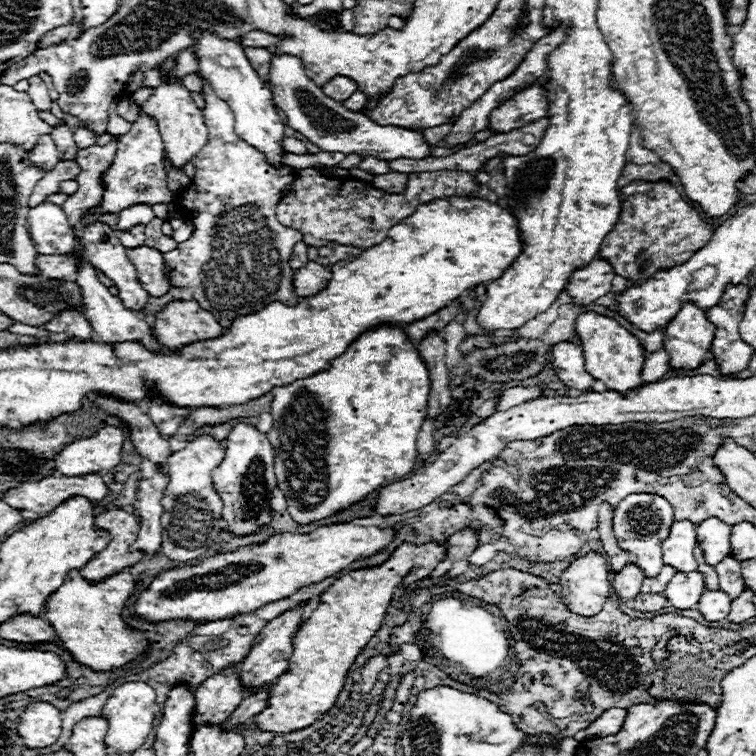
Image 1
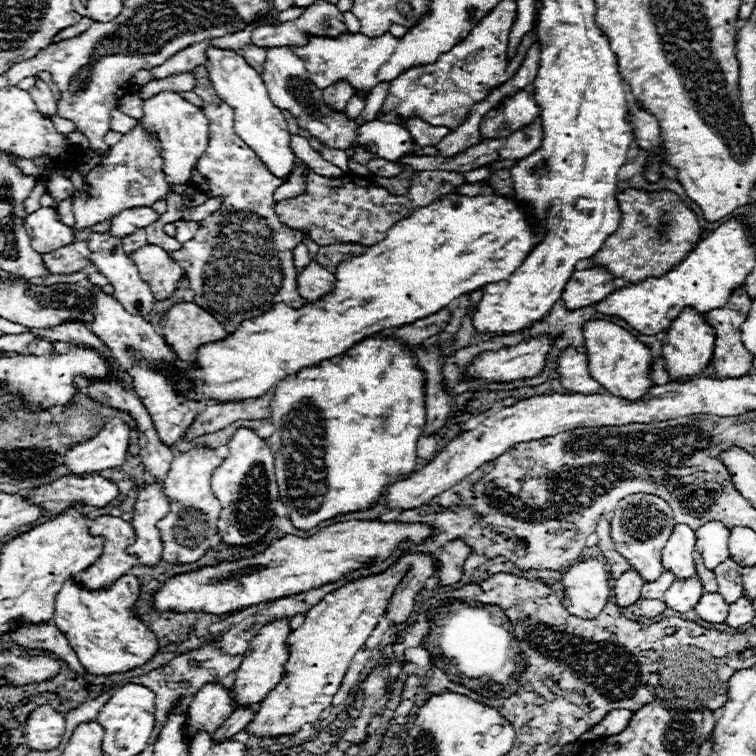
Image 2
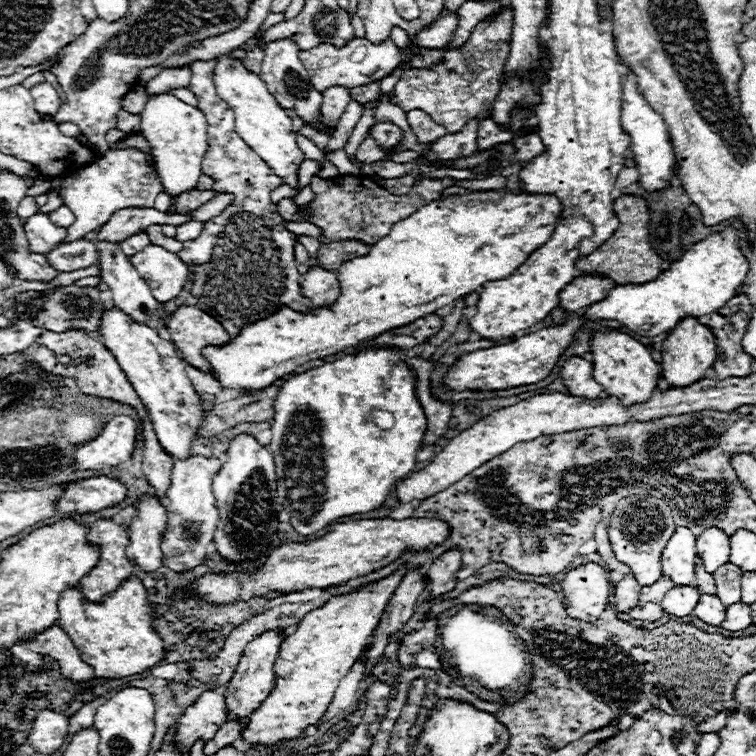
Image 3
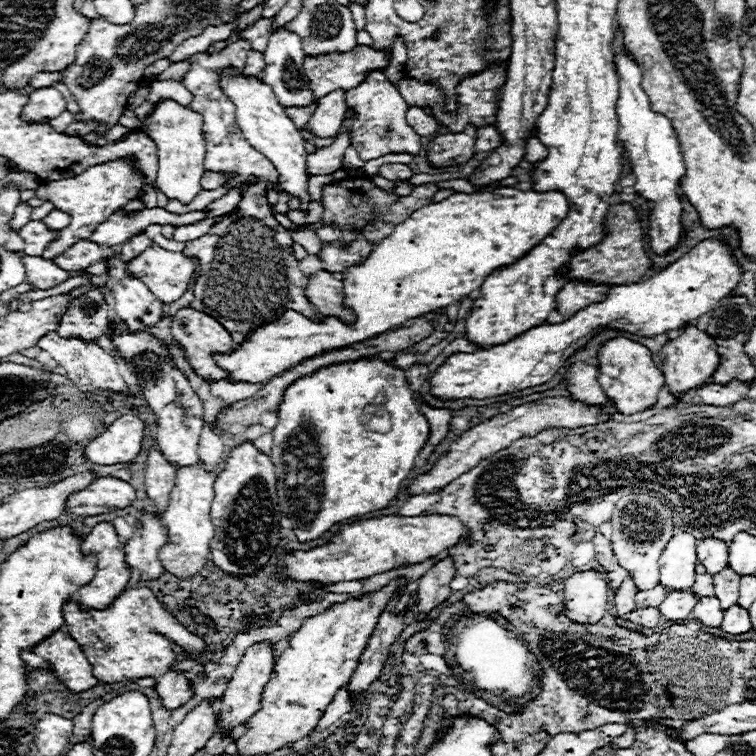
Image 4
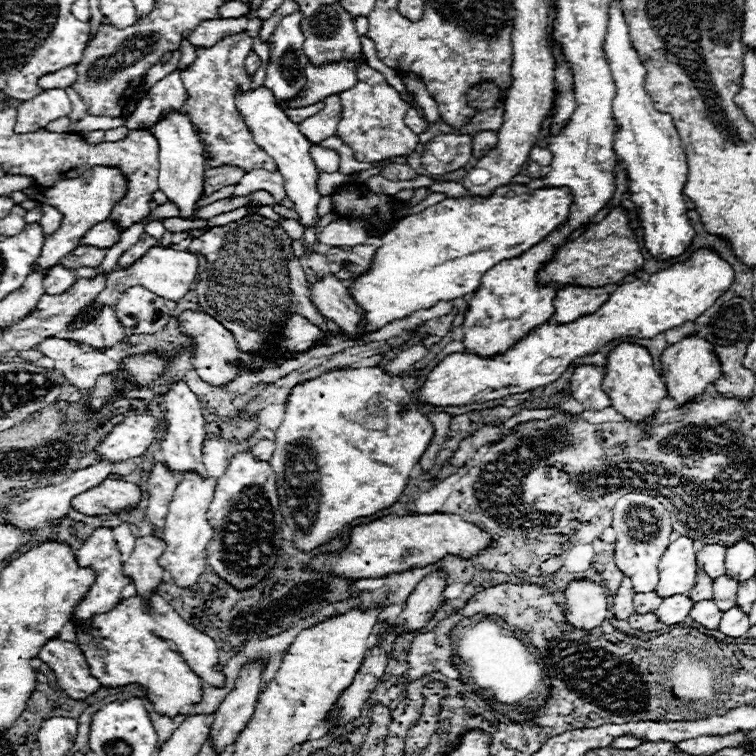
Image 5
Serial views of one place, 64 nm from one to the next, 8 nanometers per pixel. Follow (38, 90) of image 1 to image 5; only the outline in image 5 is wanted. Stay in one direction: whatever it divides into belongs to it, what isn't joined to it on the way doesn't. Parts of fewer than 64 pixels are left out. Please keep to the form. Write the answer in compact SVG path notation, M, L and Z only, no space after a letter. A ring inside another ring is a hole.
M60 88L44 90L42 94L34 96L32 100L24 102L18 108L14 132L18 134L36 132L38 128L46 128L52 120L70 116L70 112L72 112L72 102L64 90Z

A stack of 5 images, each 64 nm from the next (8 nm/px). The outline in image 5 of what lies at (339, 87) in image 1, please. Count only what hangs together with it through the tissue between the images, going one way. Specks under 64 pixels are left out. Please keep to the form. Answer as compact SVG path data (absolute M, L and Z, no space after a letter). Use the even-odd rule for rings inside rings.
M332 94L332 96L326 98L326 108L320 110L316 116L310 116L310 118L302 120L298 124L298 128L302 128L302 134L312 144L318 144L318 142L322 142L322 140L326 140L326 138L336 134L340 112L342 112L340 100L338 100L336 94Z

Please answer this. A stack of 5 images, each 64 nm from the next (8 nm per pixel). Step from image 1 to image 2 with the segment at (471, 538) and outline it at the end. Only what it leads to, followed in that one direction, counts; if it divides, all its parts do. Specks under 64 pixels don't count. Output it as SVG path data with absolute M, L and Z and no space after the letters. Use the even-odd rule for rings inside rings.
M460 538L448 542L446 548L442 548L436 554L436 576L440 580L438 582L440 586L452 586L460 580L462 566L468 554L470 554L470 548Z

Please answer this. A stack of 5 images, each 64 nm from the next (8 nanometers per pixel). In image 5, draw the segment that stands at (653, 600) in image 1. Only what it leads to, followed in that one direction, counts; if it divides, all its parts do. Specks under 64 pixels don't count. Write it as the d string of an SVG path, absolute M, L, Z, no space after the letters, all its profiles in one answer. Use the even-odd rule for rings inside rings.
M648 612L648 614L632 614L628 618L628 624L636 630L642 630L642 632L654 632L660 628L660 622L656 618L654 612Z

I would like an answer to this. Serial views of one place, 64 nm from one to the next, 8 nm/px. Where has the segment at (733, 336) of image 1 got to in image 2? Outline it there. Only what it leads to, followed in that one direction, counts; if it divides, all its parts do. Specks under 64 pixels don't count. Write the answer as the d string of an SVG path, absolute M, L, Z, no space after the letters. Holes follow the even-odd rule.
M734 290L728 298L728 304L724 308L718 308L718 310L712 310L712 312L706 312L704 318L706 322L714 328L716 332L716 342L714 342L714 358L712 358L712 364L714 364L714 370L716 370L716 378L740 378L744 374L748 374L752 370L752 360L754 356L744 348L742 340L740 340L740 326L742 322L746 320L748 316L748 310L750 310L750 296L744 292L744 290Z

